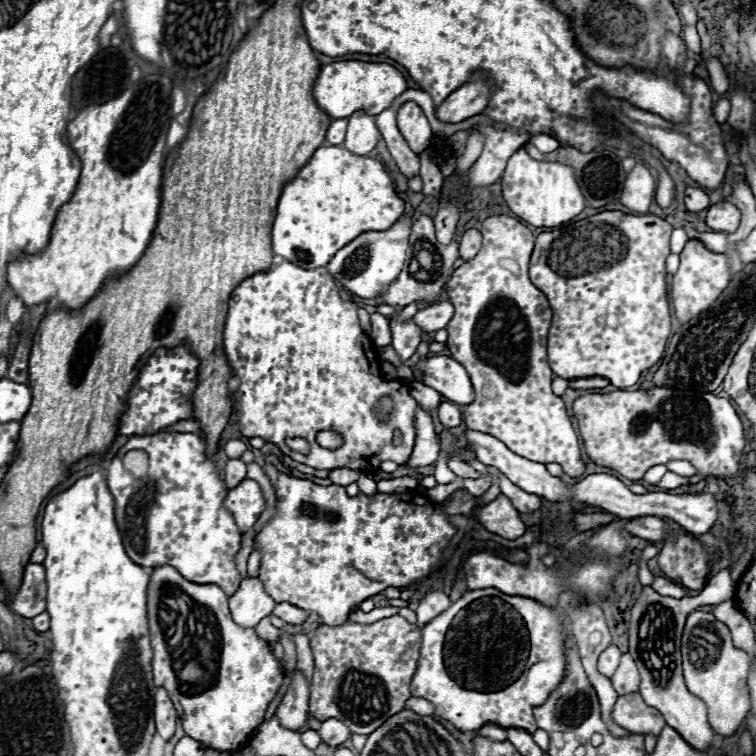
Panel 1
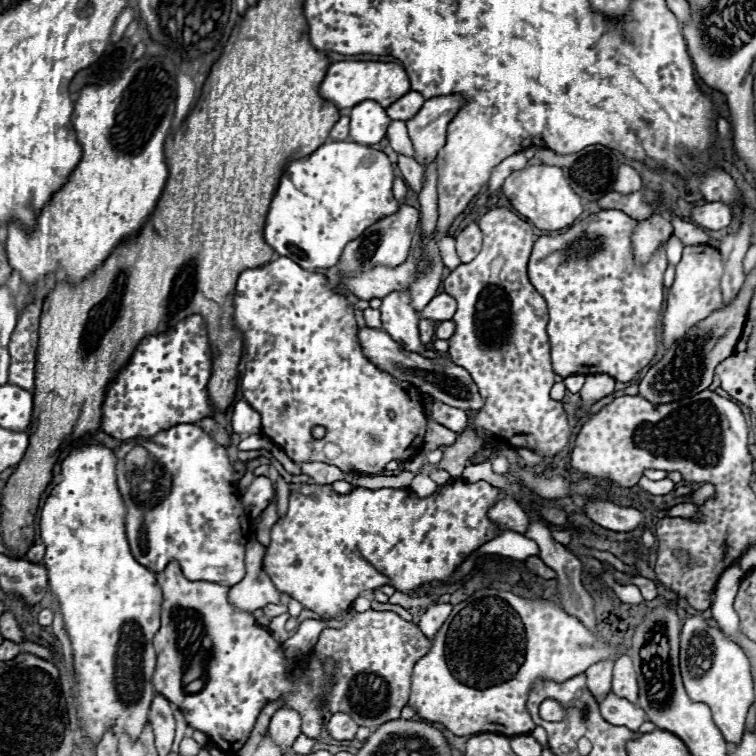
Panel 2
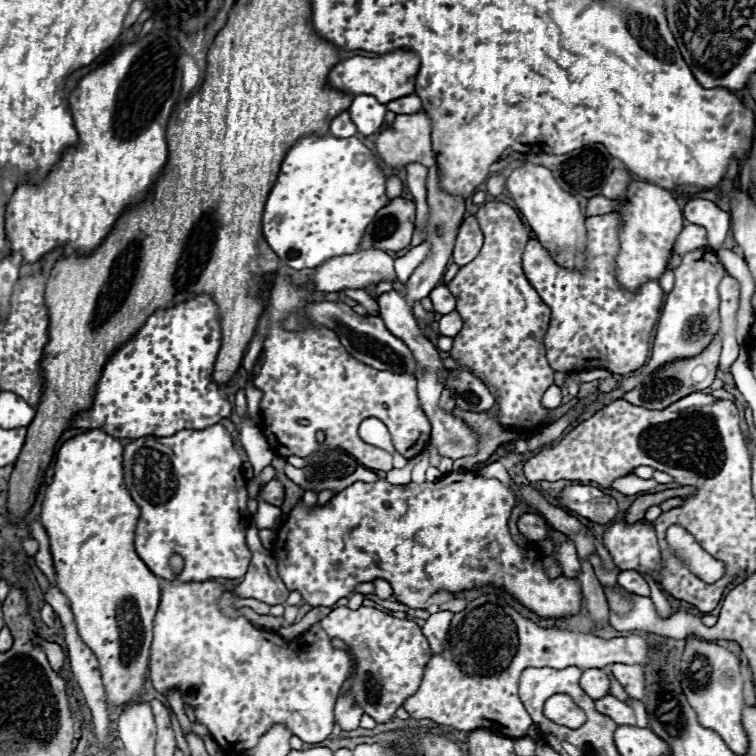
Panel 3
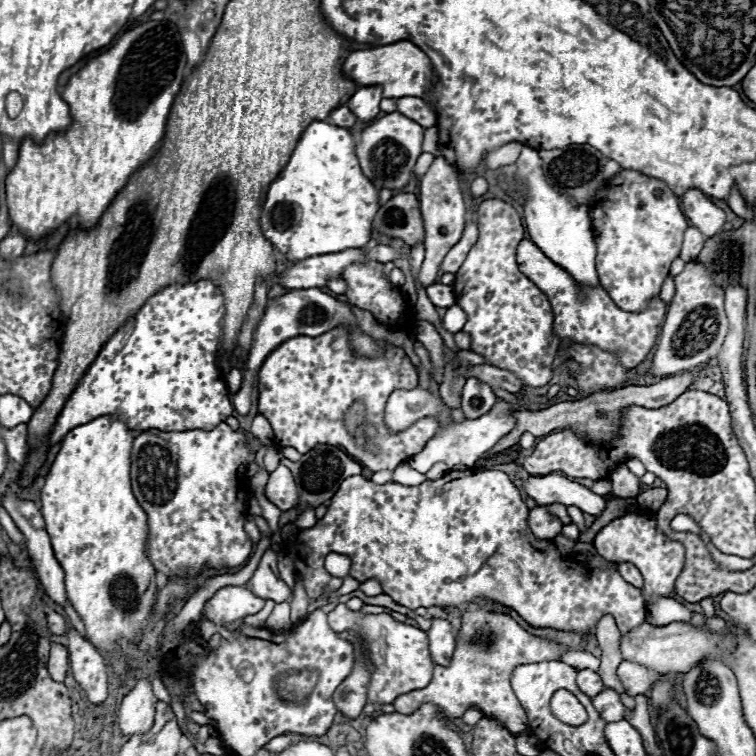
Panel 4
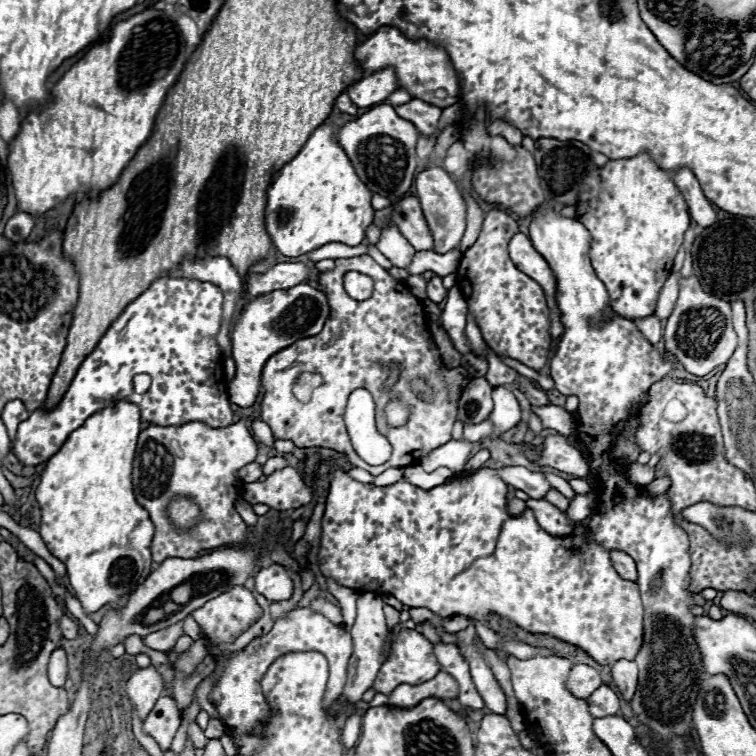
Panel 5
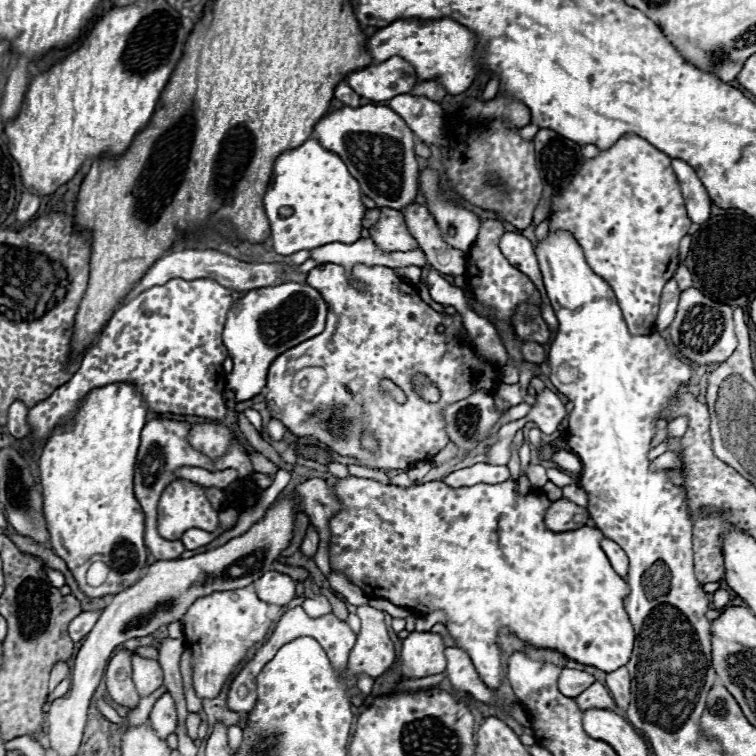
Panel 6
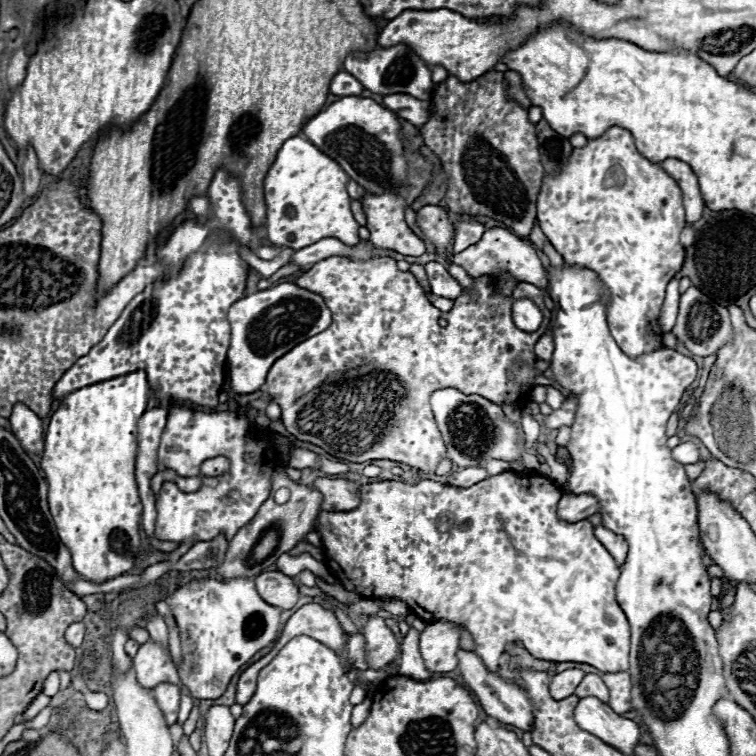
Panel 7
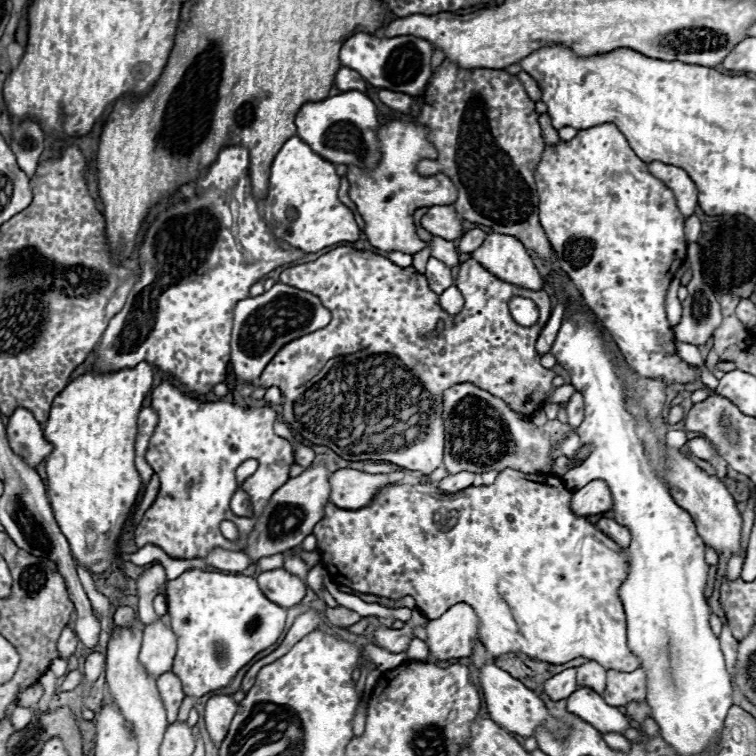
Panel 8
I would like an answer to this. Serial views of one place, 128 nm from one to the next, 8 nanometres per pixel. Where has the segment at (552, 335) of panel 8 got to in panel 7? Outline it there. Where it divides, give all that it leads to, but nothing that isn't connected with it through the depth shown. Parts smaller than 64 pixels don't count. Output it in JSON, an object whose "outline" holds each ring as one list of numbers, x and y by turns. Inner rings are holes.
{"outline":[[546,332,538,342,536,342,536,356,540,360,550,362,552,360,552,352,554,352,554,344,552,344,552,332]]}

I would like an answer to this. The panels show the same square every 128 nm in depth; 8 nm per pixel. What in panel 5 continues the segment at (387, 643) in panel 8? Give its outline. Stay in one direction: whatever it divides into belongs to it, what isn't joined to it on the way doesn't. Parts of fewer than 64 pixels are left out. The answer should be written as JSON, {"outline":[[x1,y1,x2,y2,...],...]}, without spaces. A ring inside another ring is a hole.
{"outline":[[364,592,360,594,358,598,358,616,356,616,356,622,350,630,352,634,352,640,354,640,354,652,352,652,352,658,350,658,350,664,348,664,348,680,344,684,344,696,350,704,356,704,362,700,362,694,372,688,372,682,382,666,382,662,386,660,386,654,384,654,384,646,386,646,386,636,388,636,388,628,386,628,386,622,384,622,384,612,382,612,382,598,374,592]]}

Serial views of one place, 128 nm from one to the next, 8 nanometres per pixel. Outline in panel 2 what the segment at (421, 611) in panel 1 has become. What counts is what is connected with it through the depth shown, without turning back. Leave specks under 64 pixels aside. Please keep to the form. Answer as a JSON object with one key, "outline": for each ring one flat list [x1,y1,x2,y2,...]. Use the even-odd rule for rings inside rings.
{"outline":[[432,604,430,608,426,608,424,612,422,612,422,618,420,618,420,622,418,622,418,626,420,626,420,630,428,636,428,638,432,638,436,632,438,632,438,628,444,624,444,620,450,616,450,612,452,612,452,604]]}

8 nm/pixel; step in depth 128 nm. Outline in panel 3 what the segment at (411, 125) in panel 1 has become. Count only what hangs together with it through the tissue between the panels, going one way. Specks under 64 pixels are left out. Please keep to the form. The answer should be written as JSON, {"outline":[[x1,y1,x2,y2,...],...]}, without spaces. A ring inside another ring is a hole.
{"outline":[[410,94,410,96,404,96,404,98,392,100,386,106,394,114,416,114,416,112,422,110,422,102,420,102,420,98,416,94]]}

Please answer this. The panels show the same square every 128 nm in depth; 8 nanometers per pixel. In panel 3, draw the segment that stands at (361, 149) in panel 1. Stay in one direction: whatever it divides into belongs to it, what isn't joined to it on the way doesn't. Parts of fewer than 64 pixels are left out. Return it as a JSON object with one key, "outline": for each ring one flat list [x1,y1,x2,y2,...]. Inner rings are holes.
{"outline":[[368,94,354,96,354,102,348,108,348,112,350,112,352,122,356,124,358,132,364,136,372,136,384,126,386,106,380,104,374,96,368,96]]}

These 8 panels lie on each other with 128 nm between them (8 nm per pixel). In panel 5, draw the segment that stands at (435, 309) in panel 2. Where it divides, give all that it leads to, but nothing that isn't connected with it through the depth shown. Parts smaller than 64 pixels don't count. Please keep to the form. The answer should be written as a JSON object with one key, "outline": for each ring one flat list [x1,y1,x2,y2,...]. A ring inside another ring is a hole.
{"outline":[[434,276,430,282,428,282,428,298,436,304,440,304,444,298,446,298,446,288,442,286,442,278,440,276]]}

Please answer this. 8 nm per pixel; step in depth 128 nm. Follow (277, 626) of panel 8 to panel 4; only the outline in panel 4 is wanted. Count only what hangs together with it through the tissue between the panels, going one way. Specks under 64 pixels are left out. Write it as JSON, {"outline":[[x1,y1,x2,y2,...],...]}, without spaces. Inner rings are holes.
{"outline":[[224,586,212,596,212,600,206,602,204,618,224,626,228,622,234,622,244,616,260,612,264,608,264,604,266,604,266,600,254,596,244,586]]}

